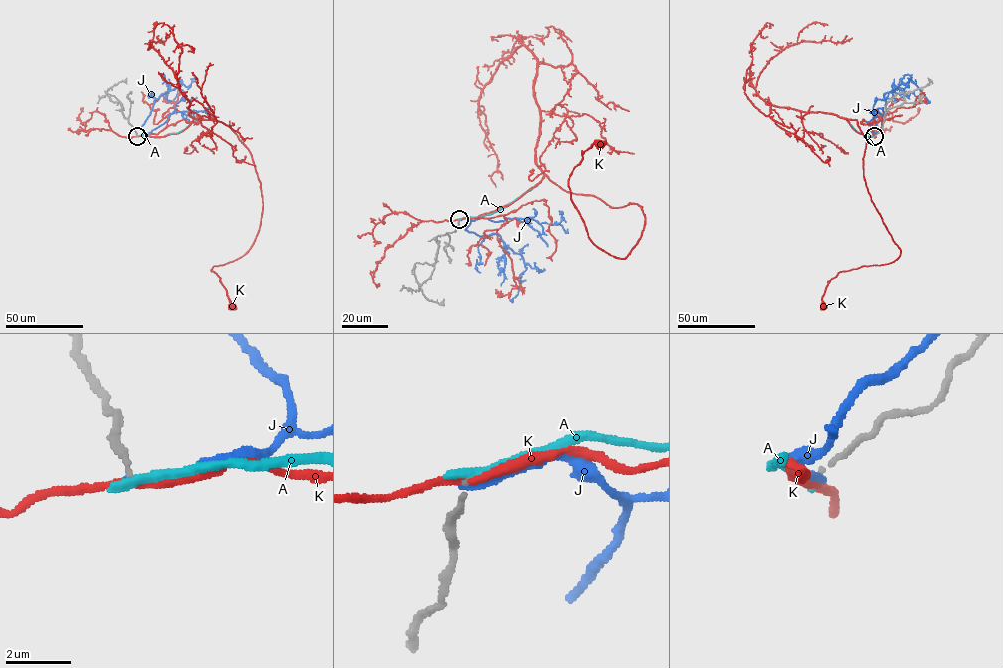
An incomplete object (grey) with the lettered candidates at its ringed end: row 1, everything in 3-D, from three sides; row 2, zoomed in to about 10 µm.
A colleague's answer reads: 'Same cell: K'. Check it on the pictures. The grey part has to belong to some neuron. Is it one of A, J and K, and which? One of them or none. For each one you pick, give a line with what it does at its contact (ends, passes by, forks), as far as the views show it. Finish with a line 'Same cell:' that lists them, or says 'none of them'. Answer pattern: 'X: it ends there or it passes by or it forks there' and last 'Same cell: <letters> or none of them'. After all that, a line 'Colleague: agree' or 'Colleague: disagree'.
K: it passes by
Same cell: K
Colleague: agree

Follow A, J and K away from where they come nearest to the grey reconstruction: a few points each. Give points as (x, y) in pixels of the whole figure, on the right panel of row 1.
A: (874, 136), (858, 133), (850, 124)
J: (874, 136), (882, 124), (886, 92), (911, 80), (928, 103)
K: (874, 136), (844, 118), (857, 120), (864, 135), (868, 192), (900, 254), (839, 272), (826, 286), (824, 307)

